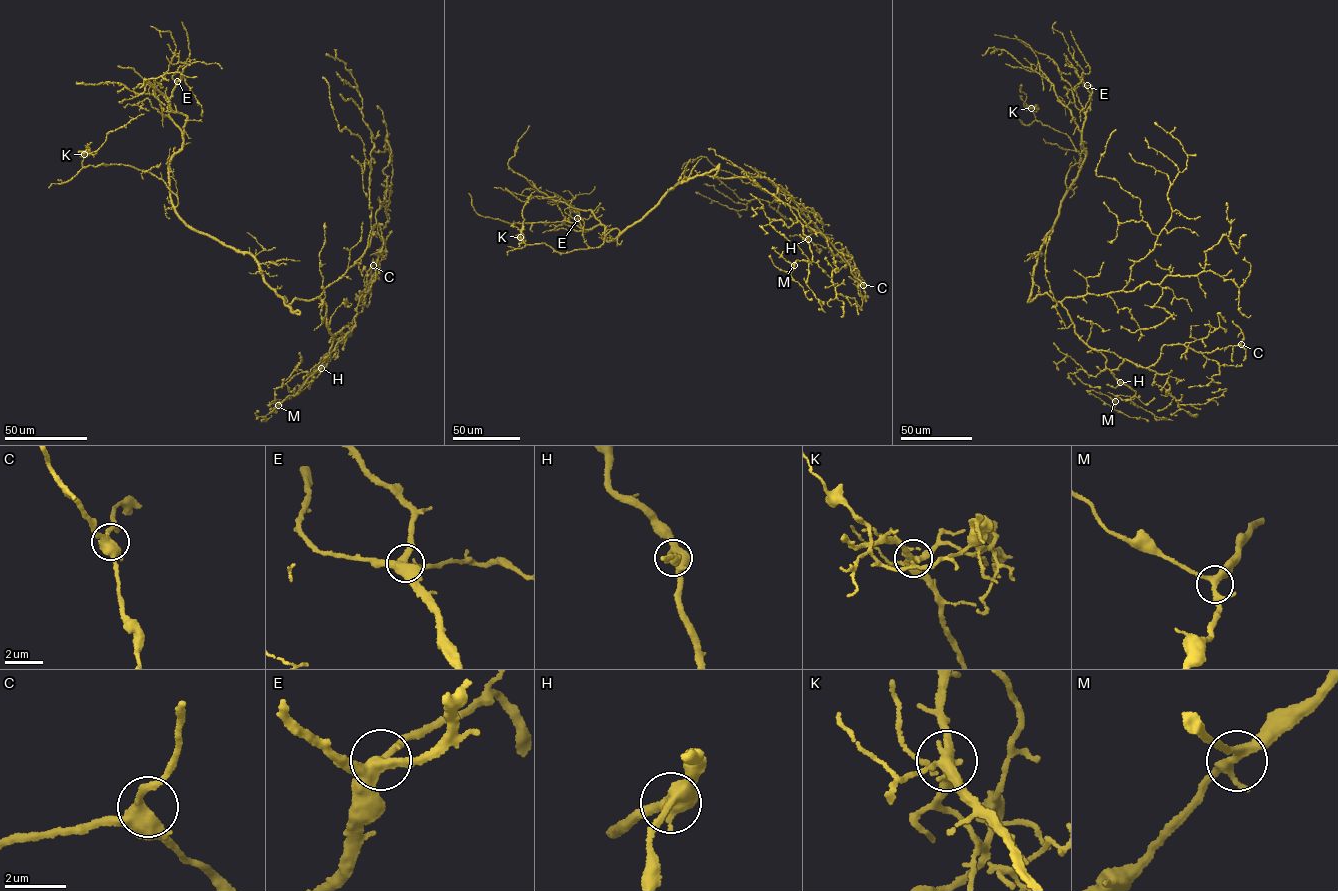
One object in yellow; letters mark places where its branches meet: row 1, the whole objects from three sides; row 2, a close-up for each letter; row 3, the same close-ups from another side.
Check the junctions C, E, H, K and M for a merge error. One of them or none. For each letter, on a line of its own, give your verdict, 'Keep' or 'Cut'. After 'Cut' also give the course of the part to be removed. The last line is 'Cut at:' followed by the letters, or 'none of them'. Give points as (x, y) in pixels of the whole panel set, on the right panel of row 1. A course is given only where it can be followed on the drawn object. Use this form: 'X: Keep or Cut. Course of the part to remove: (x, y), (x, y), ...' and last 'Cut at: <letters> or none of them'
C: Keep
E: Keep
H: Keep
K: Cut. Course of the part to remove: (1031, 108), (1036, 107), (1029, 108), (1022, 97)
M: Keep
Cut at: K

